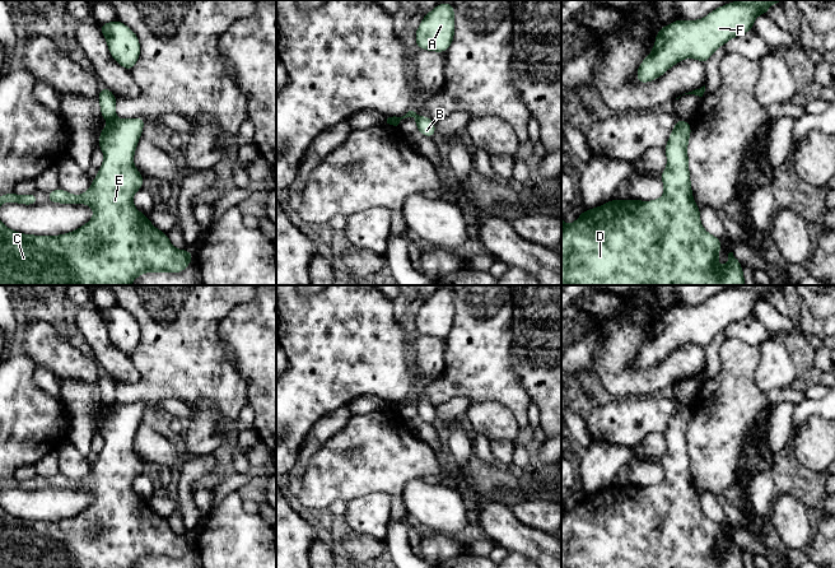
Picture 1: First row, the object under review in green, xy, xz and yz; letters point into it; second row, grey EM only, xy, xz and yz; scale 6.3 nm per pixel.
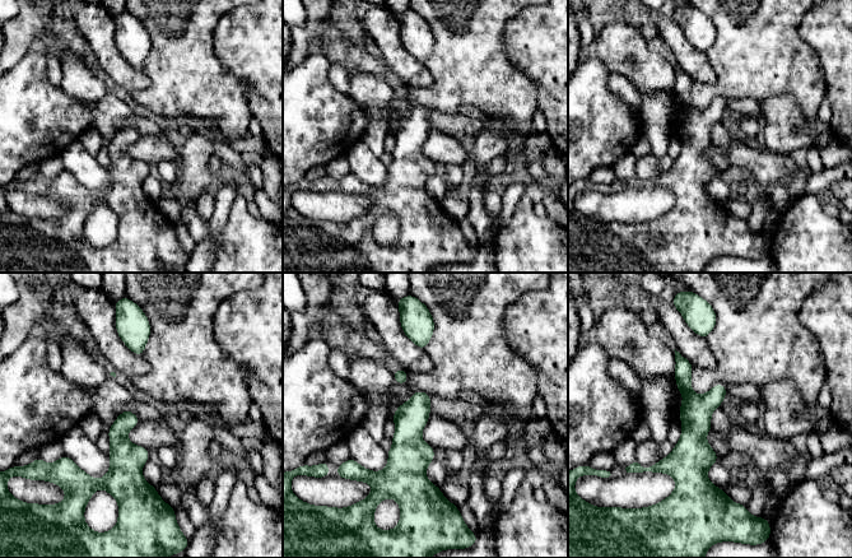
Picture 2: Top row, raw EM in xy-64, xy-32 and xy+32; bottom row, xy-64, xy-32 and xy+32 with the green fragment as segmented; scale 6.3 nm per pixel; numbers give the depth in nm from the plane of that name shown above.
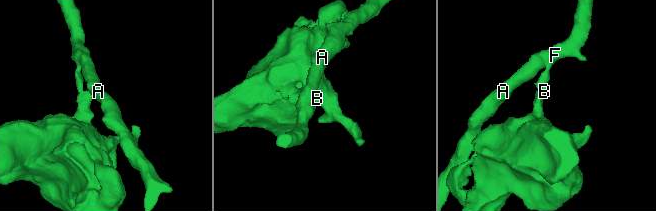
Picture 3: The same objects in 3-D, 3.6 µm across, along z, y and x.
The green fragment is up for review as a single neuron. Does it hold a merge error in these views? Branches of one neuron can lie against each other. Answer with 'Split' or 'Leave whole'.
Split

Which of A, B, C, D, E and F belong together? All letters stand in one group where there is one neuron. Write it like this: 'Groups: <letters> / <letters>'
Groups: A F / B C D E

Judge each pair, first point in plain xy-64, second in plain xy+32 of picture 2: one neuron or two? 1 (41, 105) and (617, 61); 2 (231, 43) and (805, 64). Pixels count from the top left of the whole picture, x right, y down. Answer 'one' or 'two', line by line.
1: two
2: two

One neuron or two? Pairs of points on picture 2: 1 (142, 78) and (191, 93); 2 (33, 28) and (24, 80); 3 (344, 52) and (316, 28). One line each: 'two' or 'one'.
1: two
2: two
3: two

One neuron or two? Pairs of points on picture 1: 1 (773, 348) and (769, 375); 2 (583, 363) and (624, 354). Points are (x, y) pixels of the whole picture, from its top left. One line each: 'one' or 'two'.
1: one
2: two

